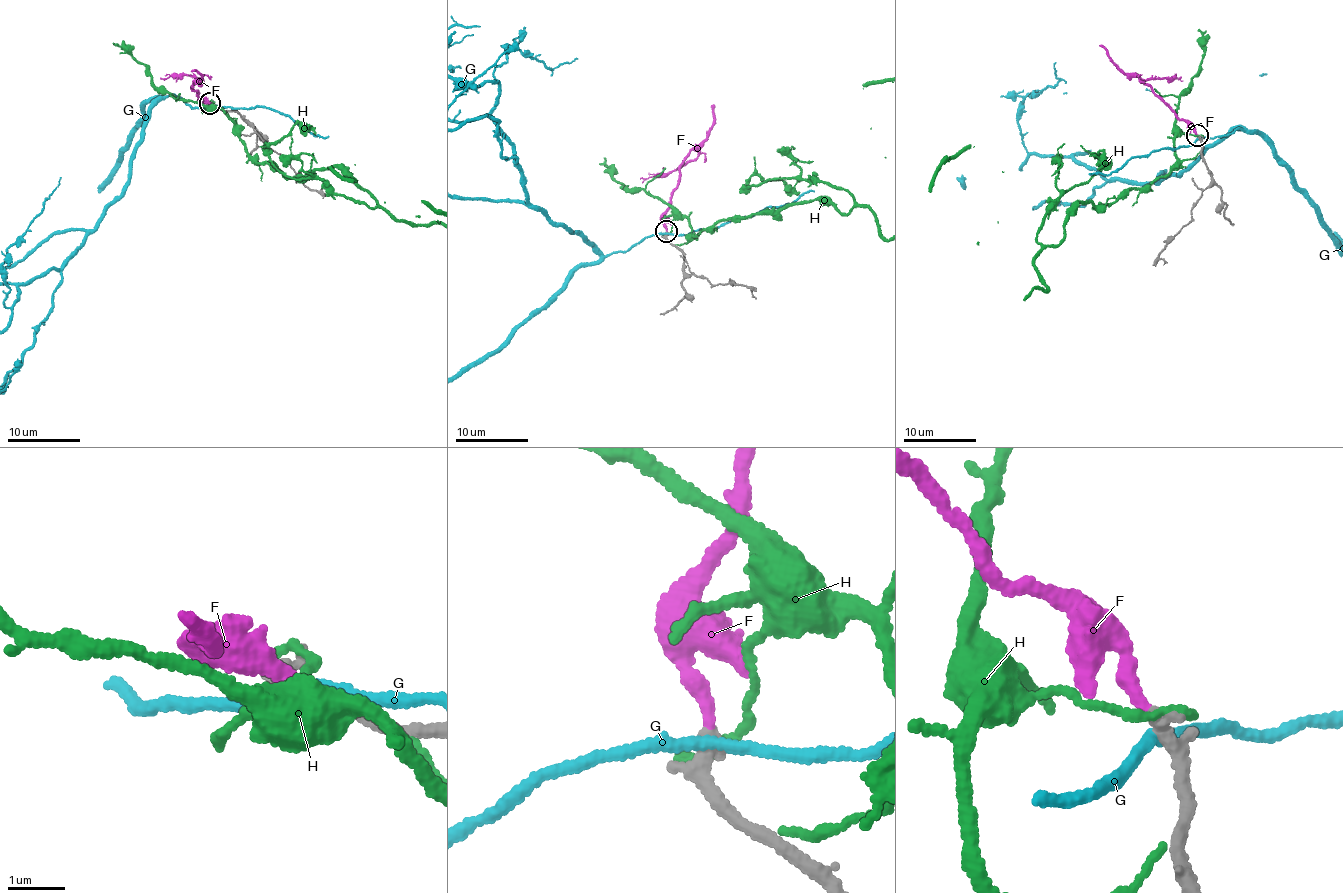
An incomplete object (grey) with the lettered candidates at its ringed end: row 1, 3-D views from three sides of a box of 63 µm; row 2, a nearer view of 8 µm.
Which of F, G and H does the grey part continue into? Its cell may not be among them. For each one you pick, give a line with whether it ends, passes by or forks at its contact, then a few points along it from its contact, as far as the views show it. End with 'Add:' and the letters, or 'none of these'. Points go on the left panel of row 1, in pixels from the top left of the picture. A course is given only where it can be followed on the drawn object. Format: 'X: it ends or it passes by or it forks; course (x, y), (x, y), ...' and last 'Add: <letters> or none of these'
F: it ends; course (209, 102), (201, 101), (191, 86), (202, 79), (186, 76), (163, 78)
Add: F

